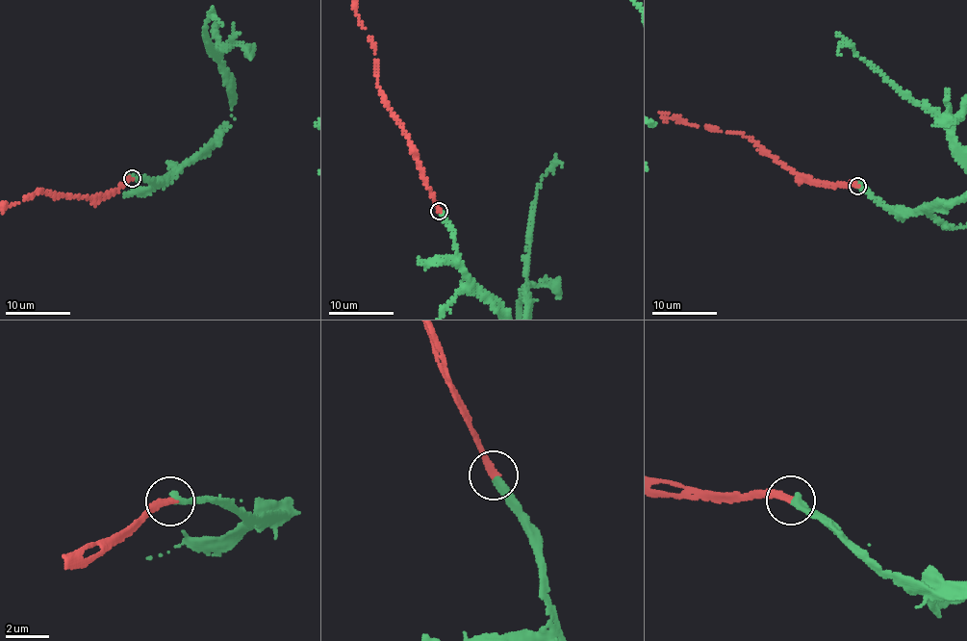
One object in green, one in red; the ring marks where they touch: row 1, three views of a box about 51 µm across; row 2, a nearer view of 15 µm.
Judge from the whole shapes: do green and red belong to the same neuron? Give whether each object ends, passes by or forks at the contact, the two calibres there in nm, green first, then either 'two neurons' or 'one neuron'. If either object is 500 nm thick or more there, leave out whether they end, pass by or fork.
green ends | red ends | 360/340 nm | one neuron

